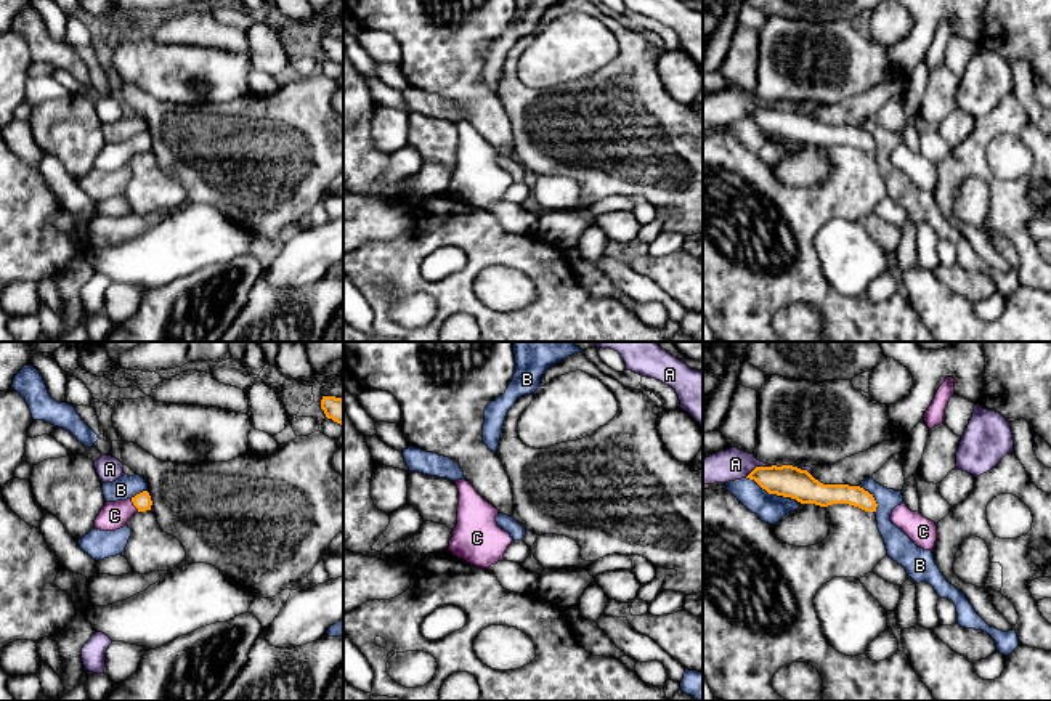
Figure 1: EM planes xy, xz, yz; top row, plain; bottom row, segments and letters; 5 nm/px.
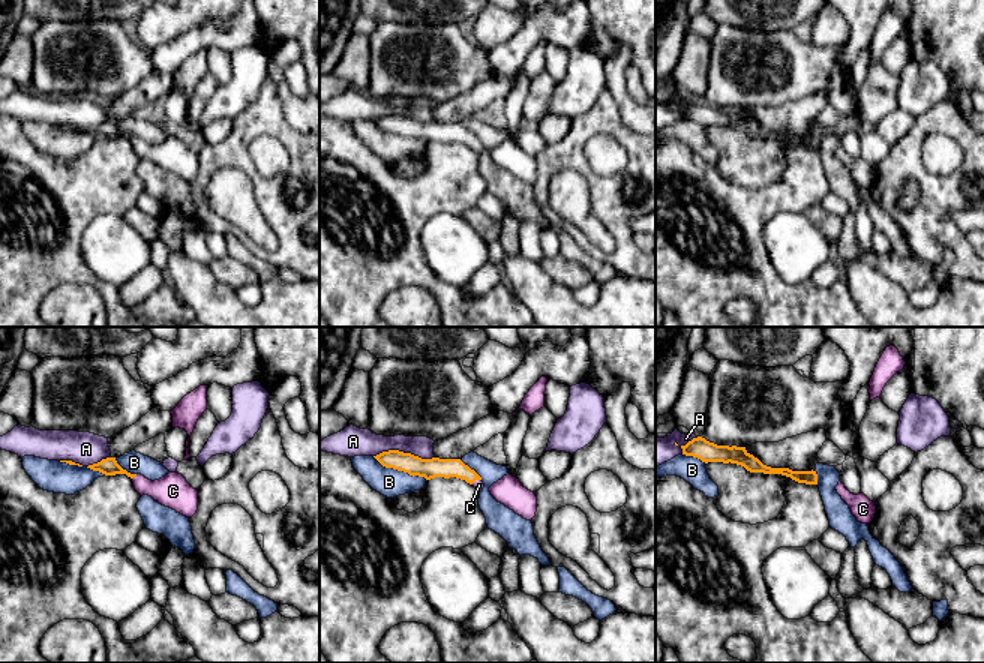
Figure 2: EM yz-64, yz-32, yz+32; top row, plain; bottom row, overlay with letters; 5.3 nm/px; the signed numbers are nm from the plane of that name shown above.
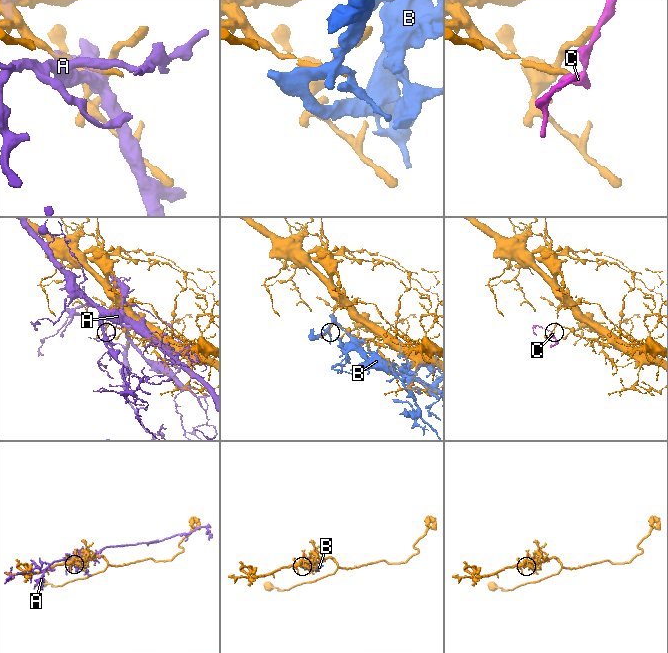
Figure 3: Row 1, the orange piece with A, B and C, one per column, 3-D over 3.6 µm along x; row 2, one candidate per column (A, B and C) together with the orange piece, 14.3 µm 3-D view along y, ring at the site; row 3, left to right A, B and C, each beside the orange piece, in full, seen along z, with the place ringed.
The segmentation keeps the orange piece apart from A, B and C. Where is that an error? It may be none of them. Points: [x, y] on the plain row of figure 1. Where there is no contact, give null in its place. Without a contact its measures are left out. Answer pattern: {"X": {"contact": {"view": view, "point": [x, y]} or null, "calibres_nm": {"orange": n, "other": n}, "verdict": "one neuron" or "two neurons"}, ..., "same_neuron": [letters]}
{"A": {"contact": {"view": "yz", "point": [758, 108]}, "calibres_nm": {"orange": 160, "other": 160}, "verdict": "two neurons"}, "B": {"contact": {"view": "yz", "point": [873, 138]}, "calibres_nm": {"orange": 110, "other": 120}, "verdict": "two neurons"}, "C": {"contact": {"view": "xy", "point": [133, 145]}, "calibres_nm": {"orange": 90, "other": 140}, "verdict": "one neuron"}, "same_neuron": ["C"]}

